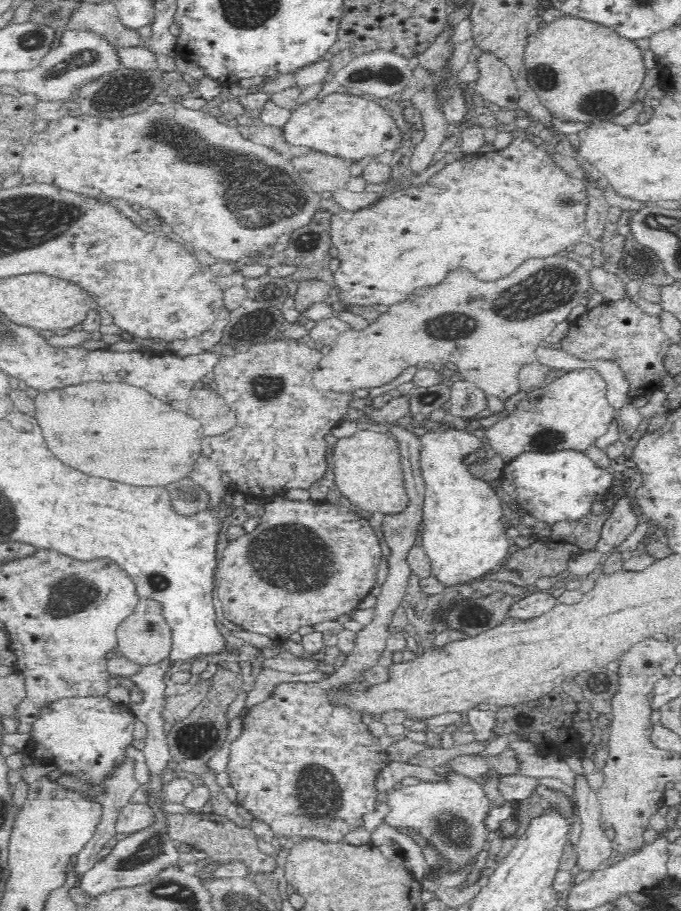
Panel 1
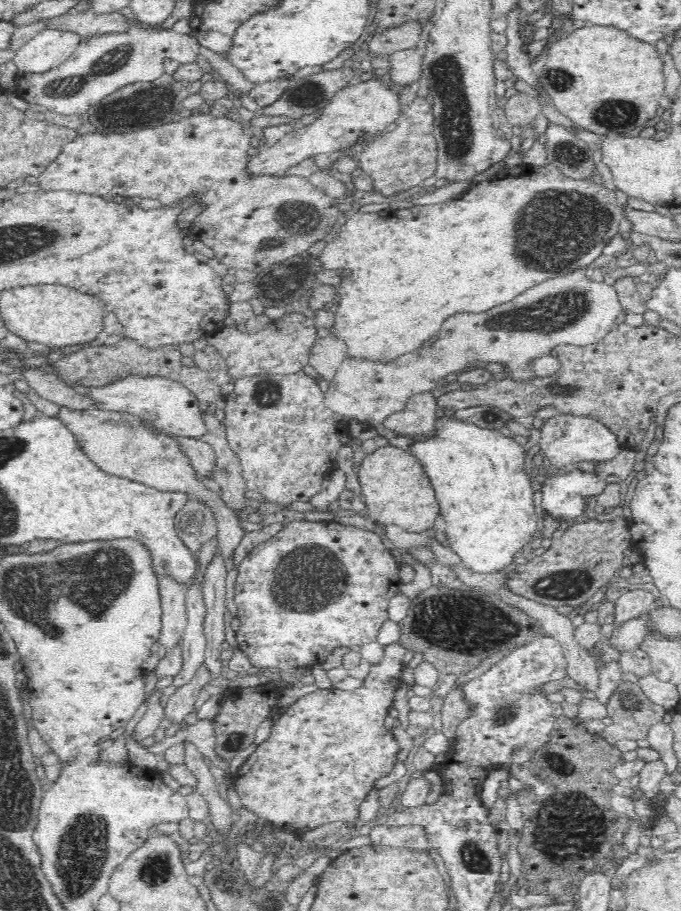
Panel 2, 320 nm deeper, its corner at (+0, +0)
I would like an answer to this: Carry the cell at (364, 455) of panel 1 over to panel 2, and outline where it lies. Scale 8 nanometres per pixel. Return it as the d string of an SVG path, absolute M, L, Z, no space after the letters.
M381 446L366 454L358 466L361 491L360 507L382 524L394 524L410 533L420 533L440 525L440 512L429 477L419 460L410 452L396 446Z

